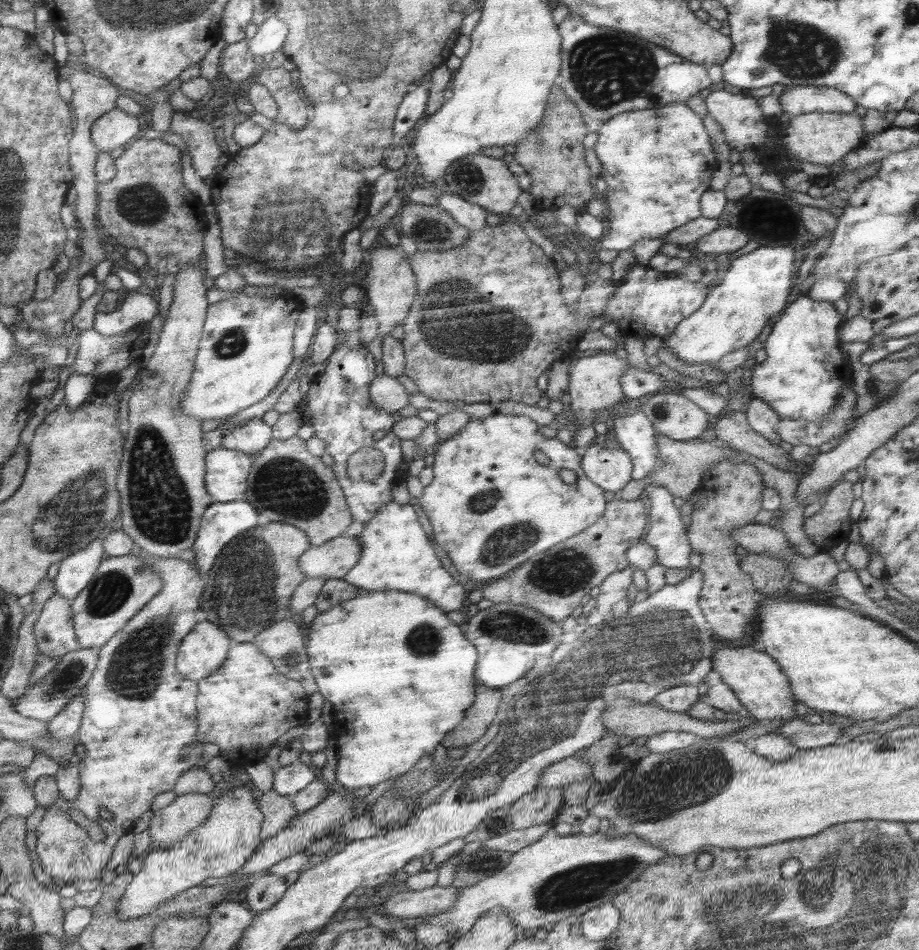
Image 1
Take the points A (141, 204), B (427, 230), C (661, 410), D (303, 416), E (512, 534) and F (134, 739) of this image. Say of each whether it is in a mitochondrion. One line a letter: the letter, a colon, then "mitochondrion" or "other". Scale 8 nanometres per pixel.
A: mitochondrion
B: mitochondrion
C: mitochondrion
D: other
E: mitochondrion
F: other

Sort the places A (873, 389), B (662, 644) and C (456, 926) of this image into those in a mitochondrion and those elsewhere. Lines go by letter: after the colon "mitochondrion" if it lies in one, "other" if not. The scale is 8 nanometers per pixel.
A: mitochondrion
B: mitochondrion
C: other

